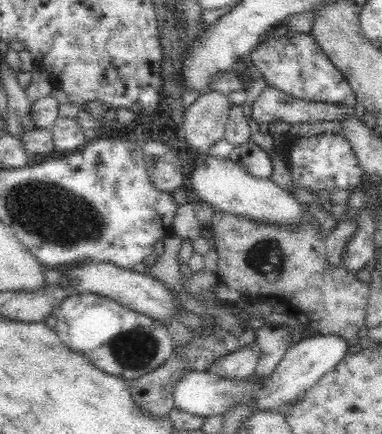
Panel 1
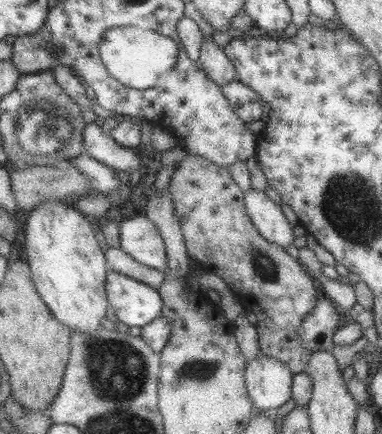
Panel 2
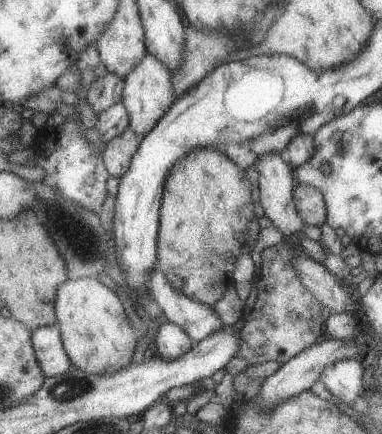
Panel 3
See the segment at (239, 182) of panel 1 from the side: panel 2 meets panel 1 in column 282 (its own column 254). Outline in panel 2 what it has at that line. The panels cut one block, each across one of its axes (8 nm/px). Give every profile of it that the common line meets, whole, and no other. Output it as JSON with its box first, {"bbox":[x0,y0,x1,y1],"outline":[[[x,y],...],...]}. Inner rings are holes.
{"bbox":[245,192,293,248],"outline":[[[245,192],[245,208],[255,230],[271,244],[287,248],[293,244],[293,224],[281,212],[279,200],[271,192]]]}

